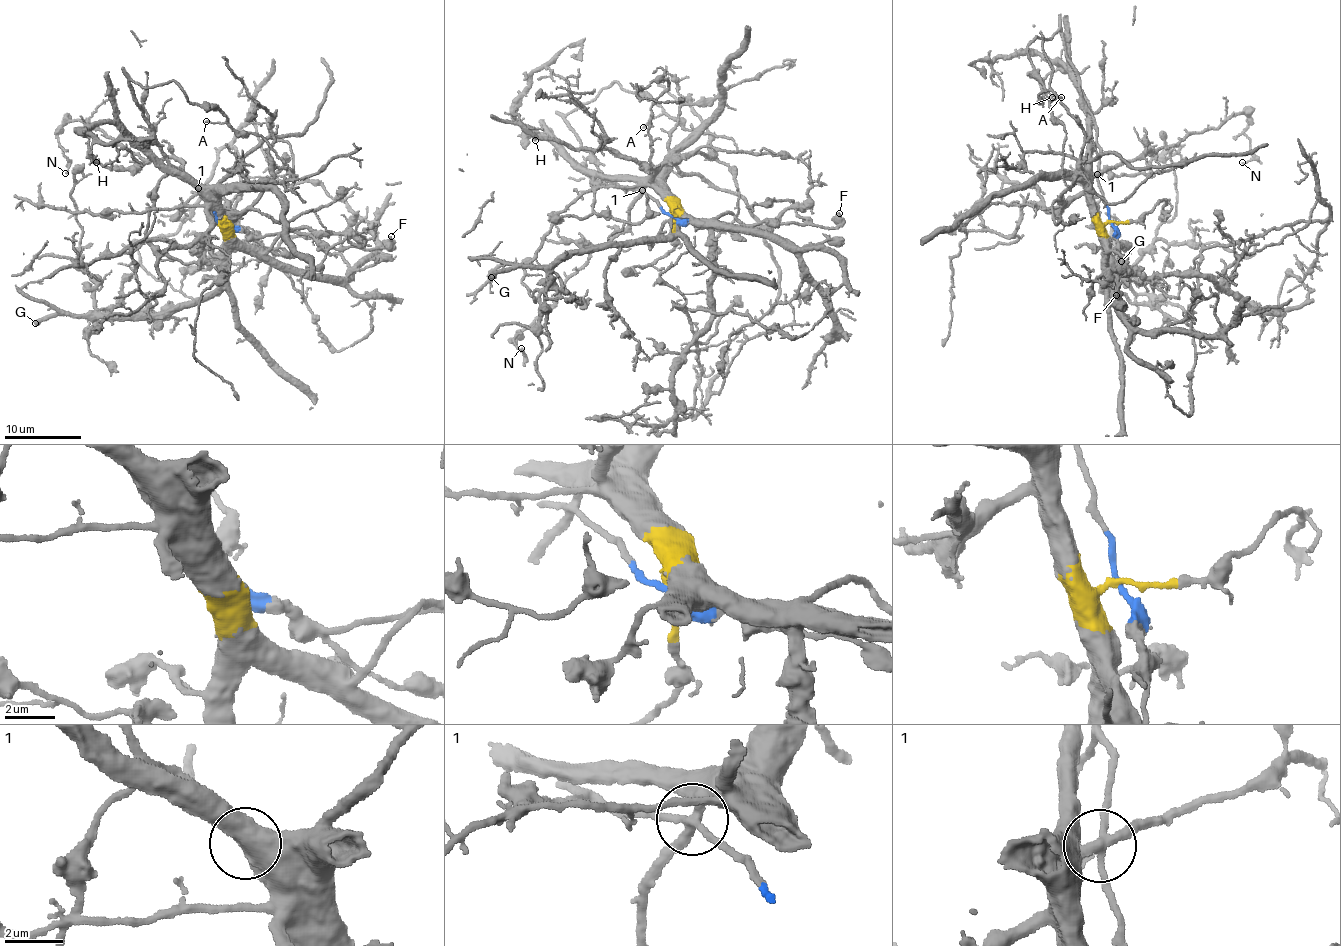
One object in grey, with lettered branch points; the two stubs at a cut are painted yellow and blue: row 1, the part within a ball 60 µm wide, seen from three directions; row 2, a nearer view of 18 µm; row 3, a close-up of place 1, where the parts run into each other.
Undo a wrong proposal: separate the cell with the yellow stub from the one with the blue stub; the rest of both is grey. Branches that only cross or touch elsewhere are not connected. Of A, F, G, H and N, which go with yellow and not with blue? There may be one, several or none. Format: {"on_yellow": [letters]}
{"on_yellow": ["G", "H", "N"]}

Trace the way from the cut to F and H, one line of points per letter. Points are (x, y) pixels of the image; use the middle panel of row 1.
F: (671, 215), (703, 225), (785, 222), (835, 227), (839, 213)
H: (671, 215), (671, 205), (658, 188), (575, 167), (549, 139), (526, 134), (527, 127), (536, 141)

